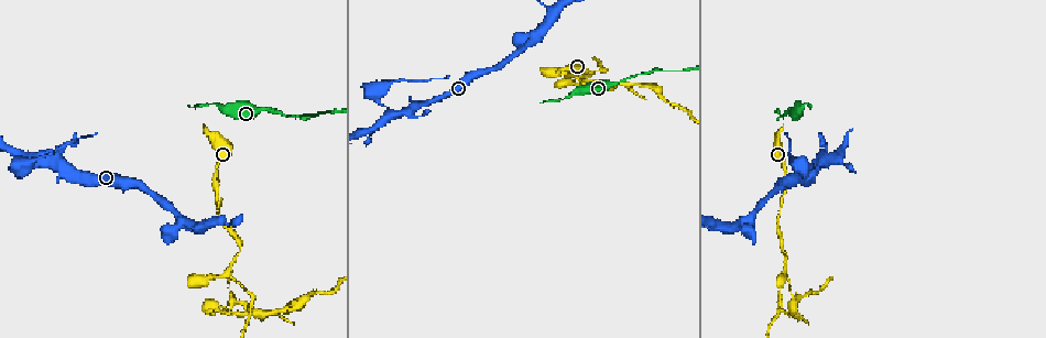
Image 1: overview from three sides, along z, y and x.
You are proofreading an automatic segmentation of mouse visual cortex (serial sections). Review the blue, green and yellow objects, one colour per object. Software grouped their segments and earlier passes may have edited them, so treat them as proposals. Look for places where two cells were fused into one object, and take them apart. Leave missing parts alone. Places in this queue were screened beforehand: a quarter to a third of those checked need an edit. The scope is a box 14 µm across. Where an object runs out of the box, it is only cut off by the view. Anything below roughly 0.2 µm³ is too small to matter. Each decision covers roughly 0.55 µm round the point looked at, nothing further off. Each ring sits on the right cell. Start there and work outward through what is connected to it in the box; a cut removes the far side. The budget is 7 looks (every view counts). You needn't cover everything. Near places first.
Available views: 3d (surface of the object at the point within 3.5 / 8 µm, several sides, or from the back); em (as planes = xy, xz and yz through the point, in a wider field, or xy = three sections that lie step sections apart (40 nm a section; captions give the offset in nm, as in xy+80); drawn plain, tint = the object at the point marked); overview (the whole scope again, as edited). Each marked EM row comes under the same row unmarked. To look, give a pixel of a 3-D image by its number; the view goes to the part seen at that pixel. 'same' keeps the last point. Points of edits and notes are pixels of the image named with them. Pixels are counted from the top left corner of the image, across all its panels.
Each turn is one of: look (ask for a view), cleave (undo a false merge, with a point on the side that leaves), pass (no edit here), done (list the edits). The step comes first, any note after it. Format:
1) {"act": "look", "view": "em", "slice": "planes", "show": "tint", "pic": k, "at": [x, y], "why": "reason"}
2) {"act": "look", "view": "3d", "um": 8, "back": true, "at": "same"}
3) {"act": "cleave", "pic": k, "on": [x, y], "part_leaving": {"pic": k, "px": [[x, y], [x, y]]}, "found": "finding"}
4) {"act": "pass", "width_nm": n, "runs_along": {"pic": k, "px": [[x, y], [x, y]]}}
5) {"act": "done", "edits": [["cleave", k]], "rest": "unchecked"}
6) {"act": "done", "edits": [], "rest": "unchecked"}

{"act": "look", "view": "3d", "um": 3.5, "pic": 1, "at": [40, 161], "why": "side arm on a straight run"}

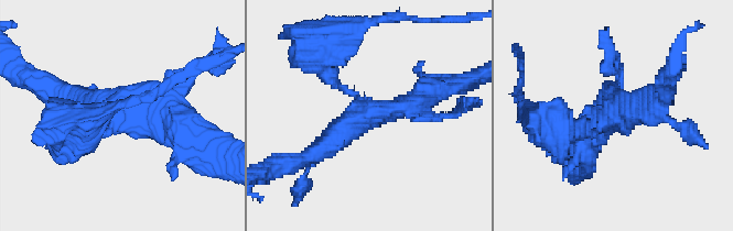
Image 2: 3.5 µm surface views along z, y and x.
{"act": "look", "view": "em", "slice": "xy", "step": 3, "show": "tint", "pic": 2, "at": [609, 116], "arms": 3, "arm_widths_nm": [250, 350, 400], "why": "need the tissue"}

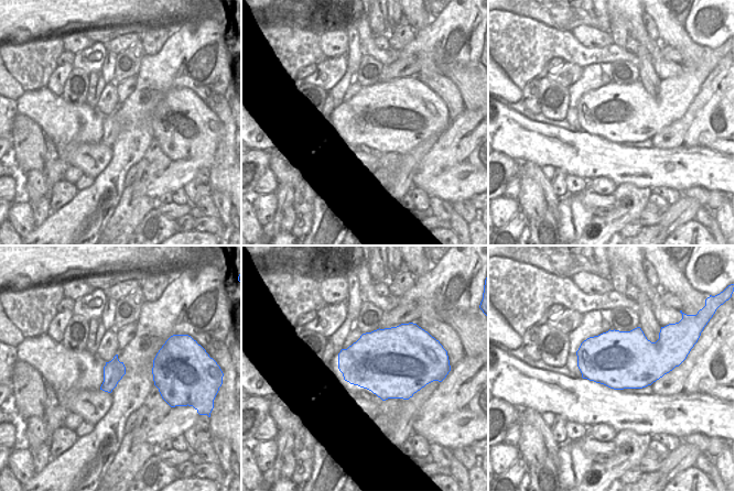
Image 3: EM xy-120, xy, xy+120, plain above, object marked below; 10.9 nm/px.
{"act": "cleave", "pic": 2, "on": [322, 74], "part_leaving": {"pic": 2, "px": [[351, 92], [323, 56], [364, 24]]}, "found": "a second cell is stuck on"}

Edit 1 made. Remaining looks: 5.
{"act": "look", "view": "3d", "um": 8, "pic": 1, "at": [787, 274], "why": "three-way junction"}

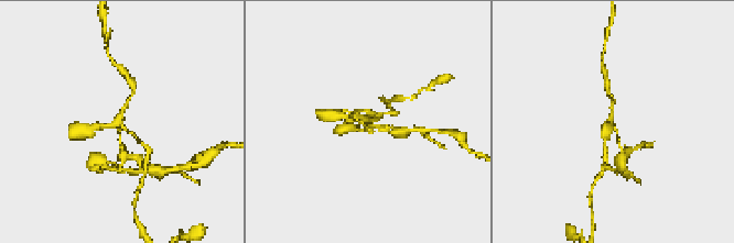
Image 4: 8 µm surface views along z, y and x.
{"act": "look", "view": "3d", "um": 3.5, "pic": 4, "at": [610, 120], "why": "closer look"}

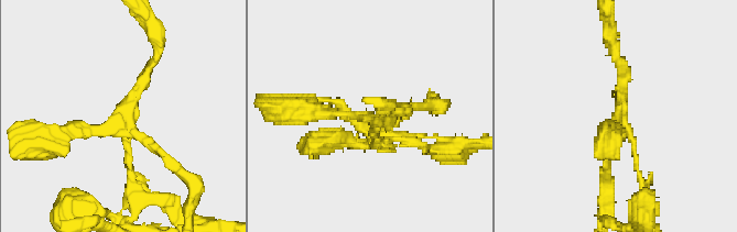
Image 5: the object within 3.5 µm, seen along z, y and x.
{"act": "look", "view": "em", "slice": "planes", "show": "tint", "pic": 5, "at": [126, 117]}

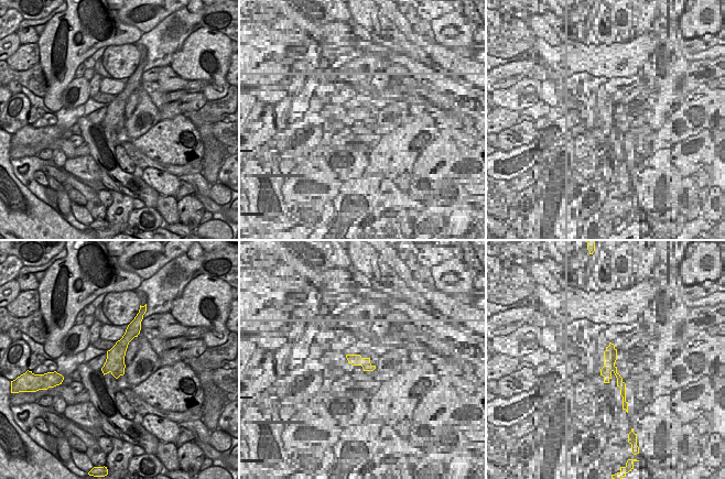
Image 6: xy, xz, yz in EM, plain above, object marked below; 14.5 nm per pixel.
{"act": "cleave", "pic": 5, "on": [128, 162], "width_nm": 280, "part_leaving": {"pic": 5, "px": [[624, 122], [643, 199]]}, "found": "a second cell is stuck on"}

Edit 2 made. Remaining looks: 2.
{"act": "done", "edits": [["cleave", 2], ["cleave", 5]], "rest": "unchecked"}

